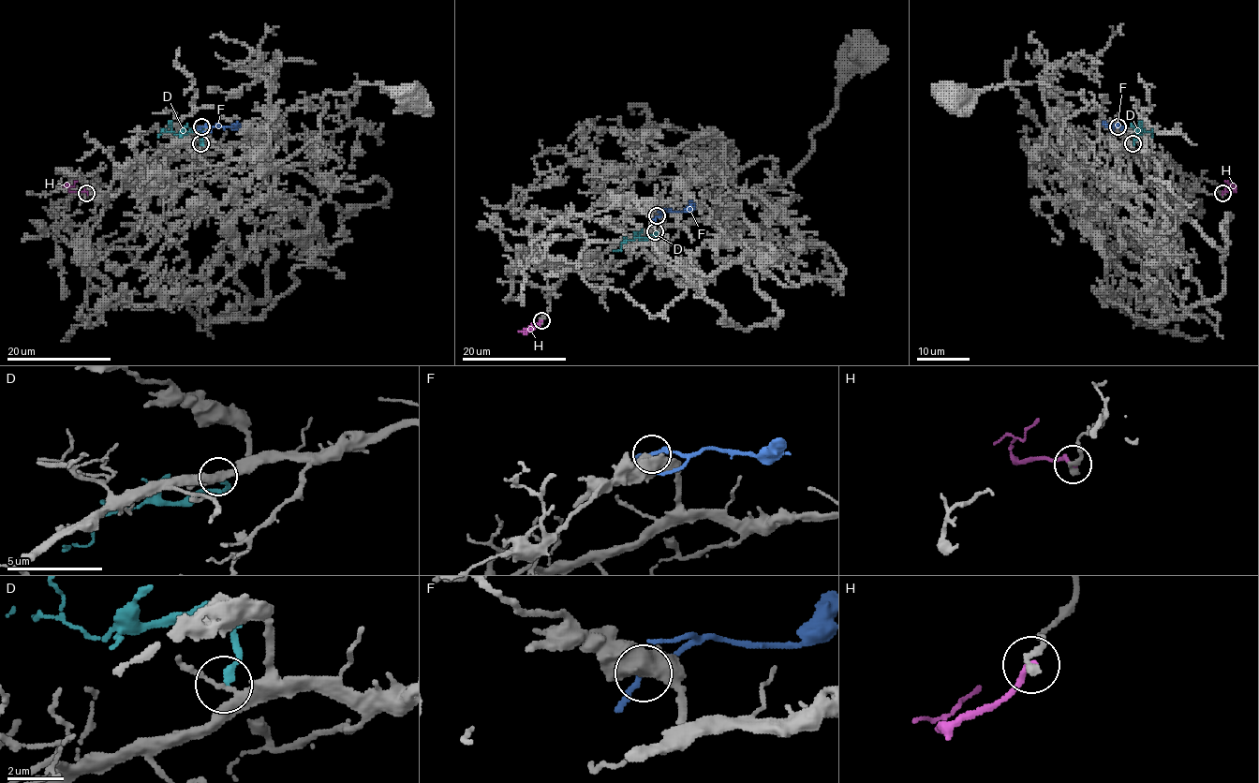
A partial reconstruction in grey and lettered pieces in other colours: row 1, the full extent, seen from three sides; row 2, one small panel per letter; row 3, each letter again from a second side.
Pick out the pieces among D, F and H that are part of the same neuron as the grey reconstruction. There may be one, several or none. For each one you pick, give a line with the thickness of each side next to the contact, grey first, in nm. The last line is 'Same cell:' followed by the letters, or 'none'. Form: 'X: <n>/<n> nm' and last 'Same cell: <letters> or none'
Same cell: none

